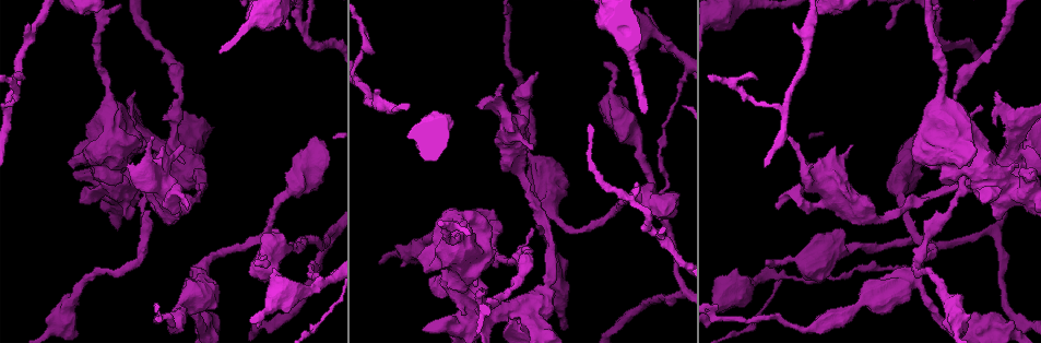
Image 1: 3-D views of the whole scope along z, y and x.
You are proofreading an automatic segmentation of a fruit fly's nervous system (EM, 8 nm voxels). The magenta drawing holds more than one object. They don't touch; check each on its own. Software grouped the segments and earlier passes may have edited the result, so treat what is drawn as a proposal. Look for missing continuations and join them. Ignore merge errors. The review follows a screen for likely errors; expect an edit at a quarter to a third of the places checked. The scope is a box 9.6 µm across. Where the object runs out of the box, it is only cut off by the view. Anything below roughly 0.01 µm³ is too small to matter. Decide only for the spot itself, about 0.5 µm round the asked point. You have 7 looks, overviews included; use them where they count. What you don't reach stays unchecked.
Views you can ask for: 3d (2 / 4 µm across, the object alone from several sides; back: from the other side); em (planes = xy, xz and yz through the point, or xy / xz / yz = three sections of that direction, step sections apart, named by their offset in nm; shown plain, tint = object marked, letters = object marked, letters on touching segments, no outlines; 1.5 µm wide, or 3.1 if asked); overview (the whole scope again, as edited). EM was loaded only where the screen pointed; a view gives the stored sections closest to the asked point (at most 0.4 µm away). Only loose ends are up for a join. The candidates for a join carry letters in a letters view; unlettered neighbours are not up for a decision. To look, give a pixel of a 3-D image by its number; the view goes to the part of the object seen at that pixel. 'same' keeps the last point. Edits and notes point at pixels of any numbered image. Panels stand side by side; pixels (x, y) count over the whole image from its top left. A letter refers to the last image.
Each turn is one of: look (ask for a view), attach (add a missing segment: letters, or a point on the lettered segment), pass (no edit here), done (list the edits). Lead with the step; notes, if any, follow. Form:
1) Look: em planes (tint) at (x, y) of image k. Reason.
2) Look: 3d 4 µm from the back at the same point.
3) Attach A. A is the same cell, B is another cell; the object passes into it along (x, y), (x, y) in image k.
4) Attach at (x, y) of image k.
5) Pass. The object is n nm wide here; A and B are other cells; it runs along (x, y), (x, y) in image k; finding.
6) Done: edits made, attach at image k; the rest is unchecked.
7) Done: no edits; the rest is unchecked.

Look: 3d 2 µm at (185, 162) of image 1. Thin end.

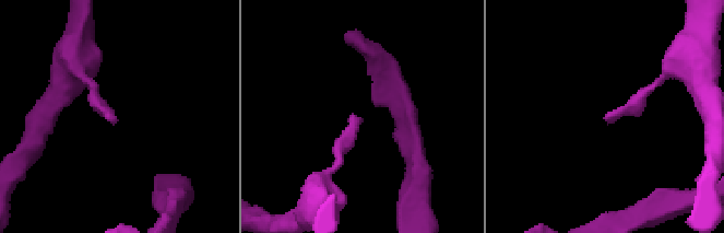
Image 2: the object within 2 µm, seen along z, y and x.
Look: em planes (letters) at (112, 122) of image 2. Need the tissue.

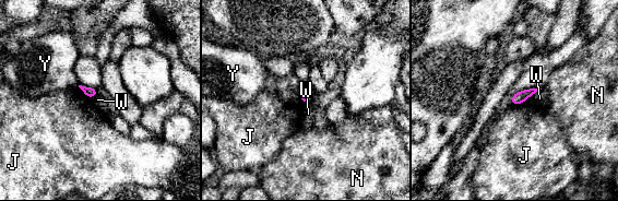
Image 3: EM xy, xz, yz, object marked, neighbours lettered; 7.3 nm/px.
Pass. The longest contact is with W, 150 nm; J, N, W and Y are other cells; a border runs along (78, 86), (91, 97) in image 3; no lettered segment goes on from it.

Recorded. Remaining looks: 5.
Look: em xz step 8 (letters) at (182, 144) of image 1. Thick end.

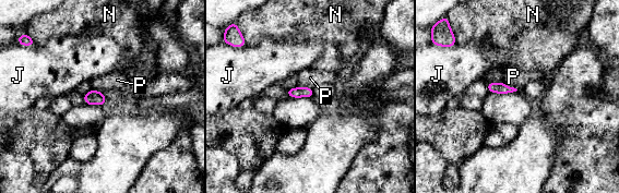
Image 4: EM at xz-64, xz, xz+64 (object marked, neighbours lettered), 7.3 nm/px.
Pass. The longest contact is with P, 110 nm; J, N and P are other cells; a border runs along (298, 86), (309, 86), (312, 88) in image 4; no lettered segment goes on from it.

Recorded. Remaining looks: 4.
Look: 3d 4 µm at (536, 73) of image 1. Branch stops here.

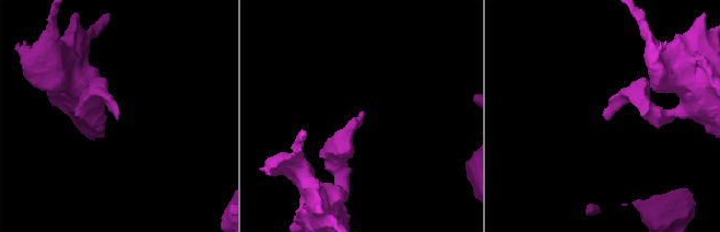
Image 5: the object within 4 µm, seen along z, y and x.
Look: em planes (letters) at (606, 118) of image 5. Now the EM.

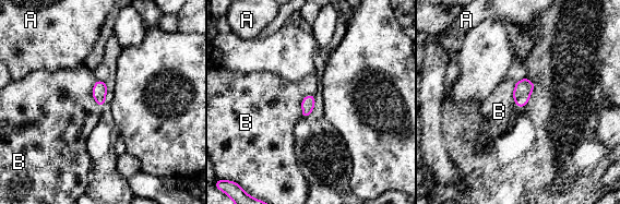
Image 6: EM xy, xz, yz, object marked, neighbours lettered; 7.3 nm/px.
Pass. A and B are other cells; a border runs along (313, 94), (302, 99), (301, 118) in image 6; no lettered segment goes on from it.

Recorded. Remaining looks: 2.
Done: no edits; the rest is unchecked.

